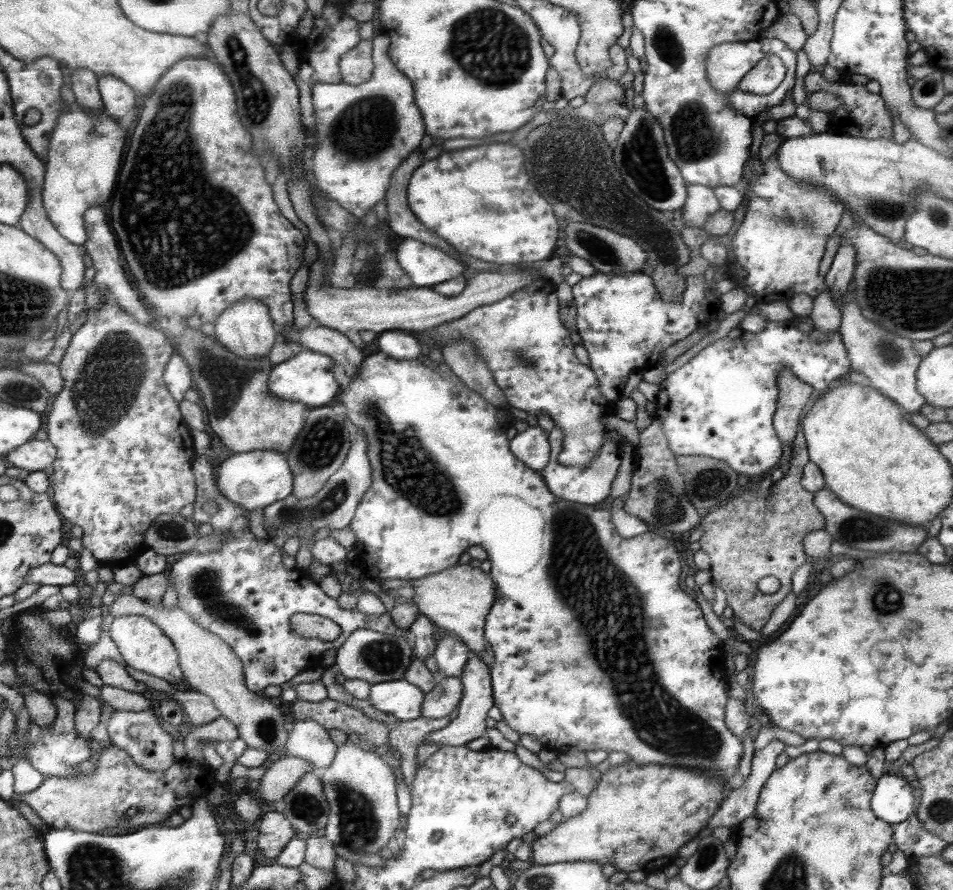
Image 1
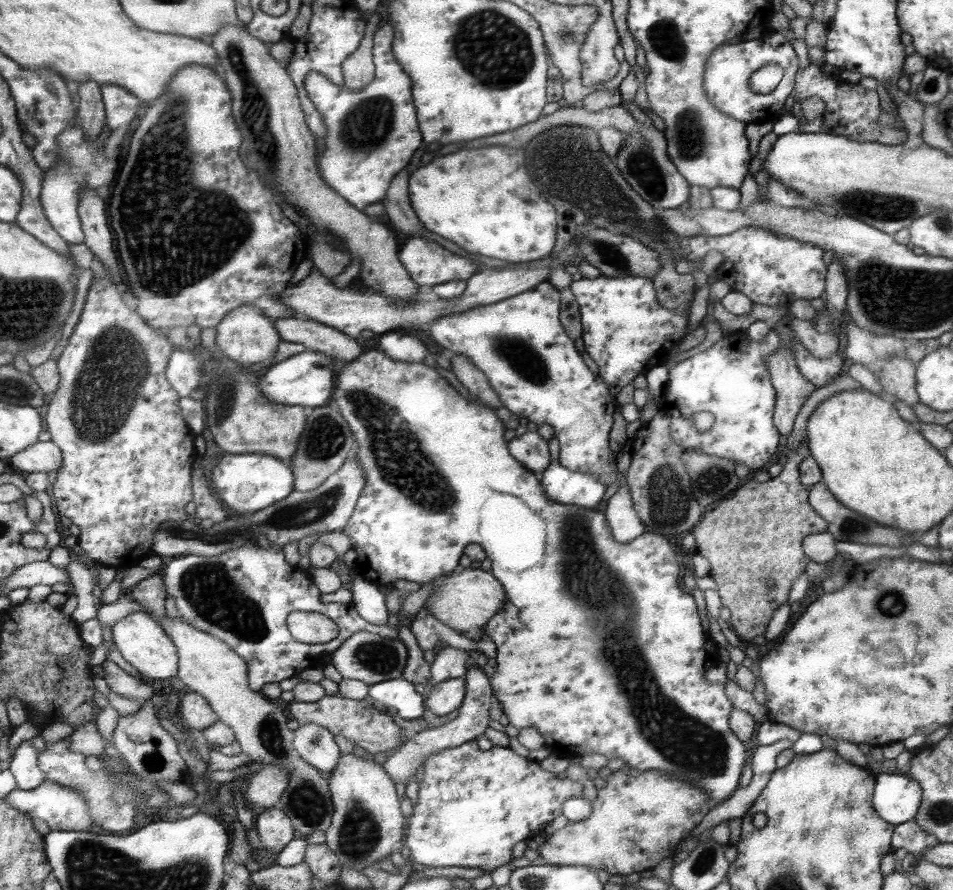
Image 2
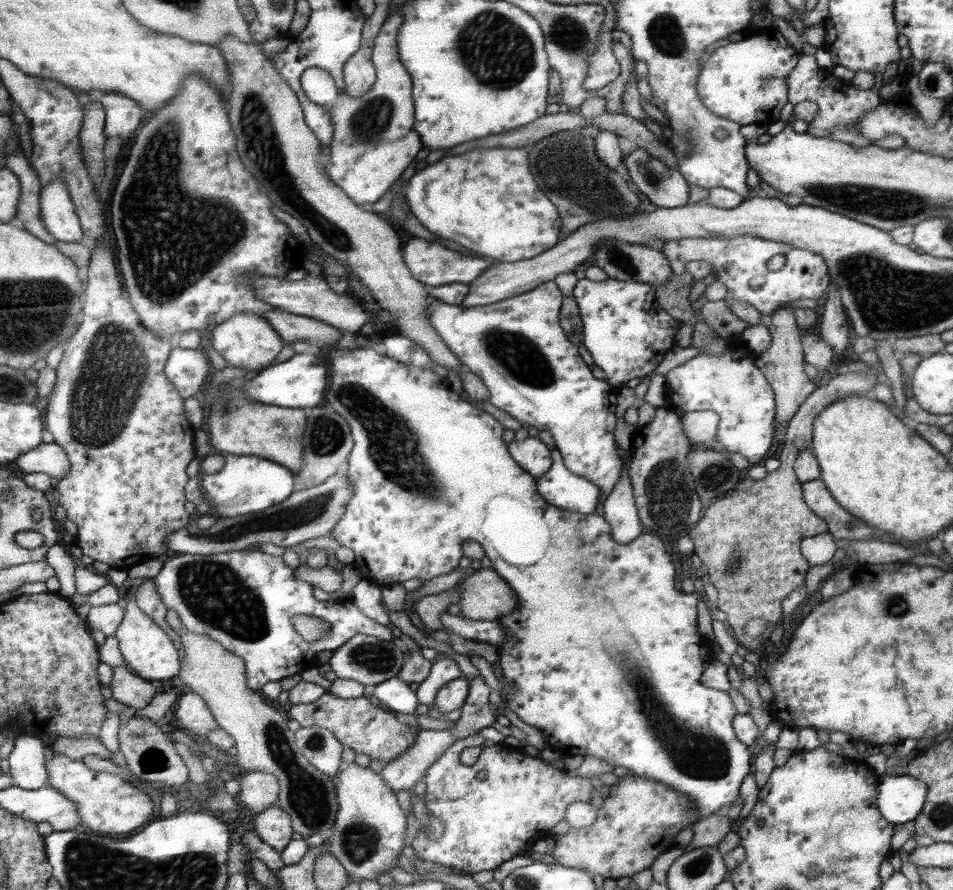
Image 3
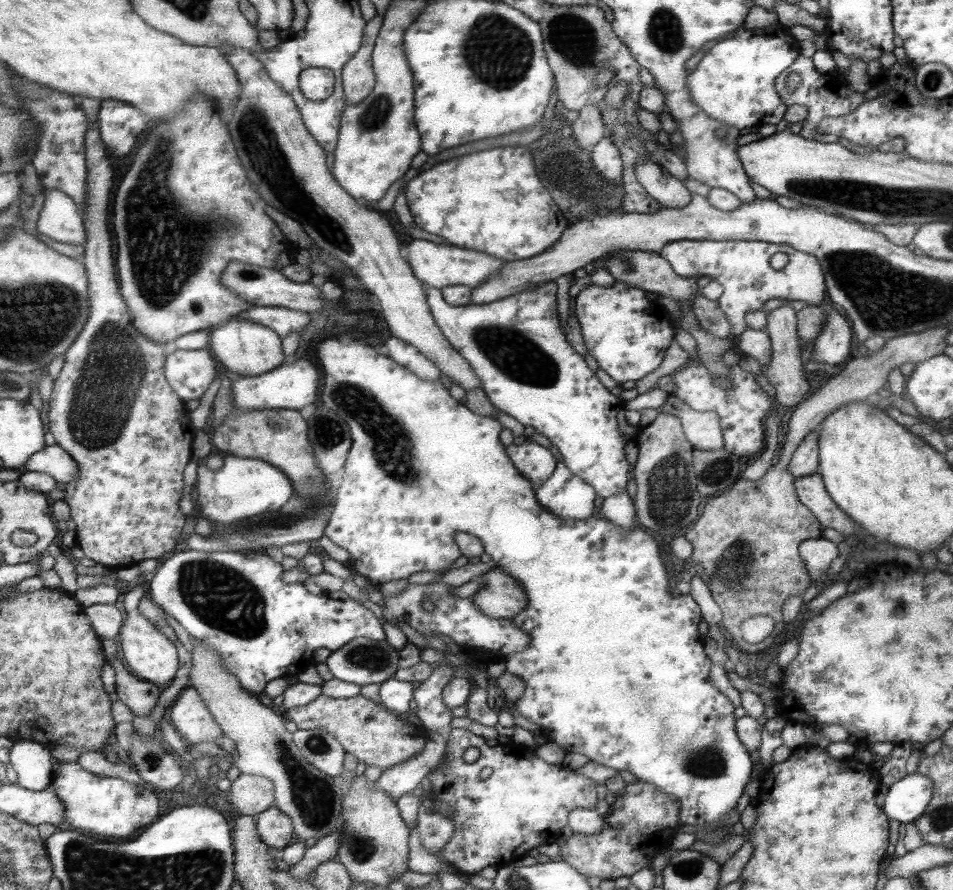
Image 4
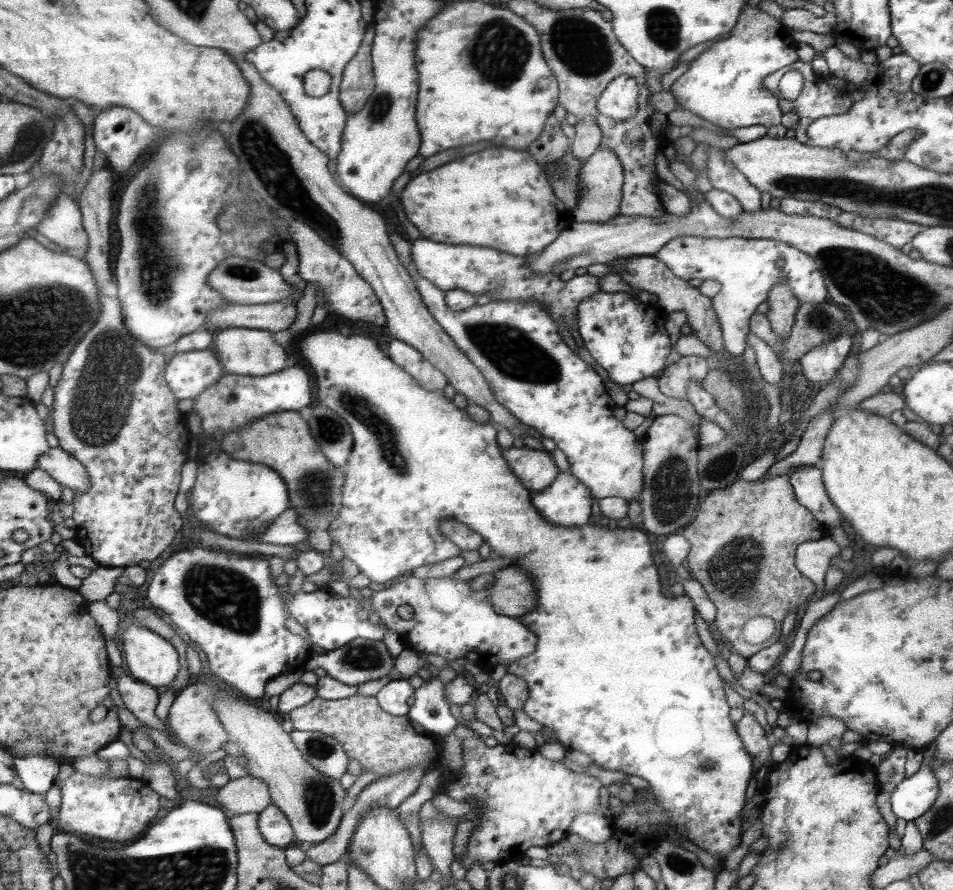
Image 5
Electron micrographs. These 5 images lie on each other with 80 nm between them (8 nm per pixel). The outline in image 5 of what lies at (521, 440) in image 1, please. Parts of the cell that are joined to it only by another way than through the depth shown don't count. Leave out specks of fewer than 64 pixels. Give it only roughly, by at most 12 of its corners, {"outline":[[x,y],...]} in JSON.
{"outline":[[503,450],[503,458],[530,494],[557,477],[549,452]]}

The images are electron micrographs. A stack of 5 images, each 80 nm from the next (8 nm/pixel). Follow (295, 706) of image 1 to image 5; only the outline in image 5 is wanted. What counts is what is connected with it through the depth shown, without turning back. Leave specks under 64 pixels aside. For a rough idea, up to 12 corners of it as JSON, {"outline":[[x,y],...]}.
{"outline":[[315,697],[289,713],[385,778],[442,768],[442,737],[374,697]]}

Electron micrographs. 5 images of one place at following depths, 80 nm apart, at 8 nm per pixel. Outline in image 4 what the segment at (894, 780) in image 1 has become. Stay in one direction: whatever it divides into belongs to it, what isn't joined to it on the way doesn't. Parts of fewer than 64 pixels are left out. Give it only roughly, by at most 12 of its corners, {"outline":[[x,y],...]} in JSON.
{"outline":[[914,772],[887,786],[887,818],[912,823],[934,784]]}

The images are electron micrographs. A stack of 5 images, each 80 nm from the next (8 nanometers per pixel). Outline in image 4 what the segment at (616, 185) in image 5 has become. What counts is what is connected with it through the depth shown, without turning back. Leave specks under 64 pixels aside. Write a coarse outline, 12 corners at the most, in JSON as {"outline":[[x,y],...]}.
{"outline":[[603,137],[589,153],[594,172],[620,184],[622,160],[617,147]]}

